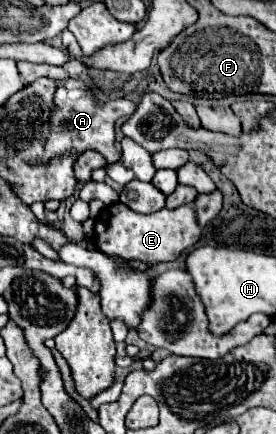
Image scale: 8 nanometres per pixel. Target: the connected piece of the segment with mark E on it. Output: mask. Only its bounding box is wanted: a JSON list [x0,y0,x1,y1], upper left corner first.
[94,202,202,266]

